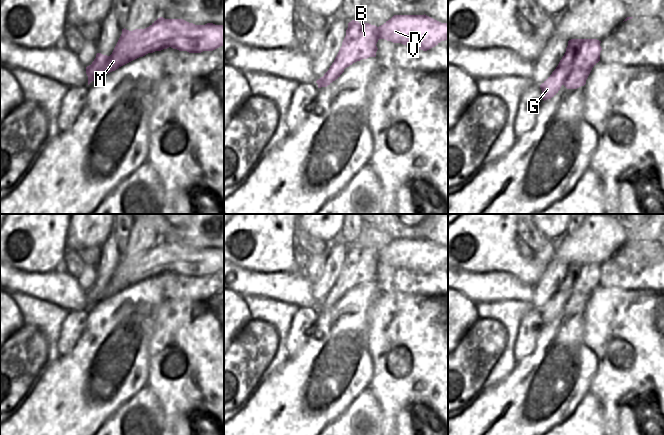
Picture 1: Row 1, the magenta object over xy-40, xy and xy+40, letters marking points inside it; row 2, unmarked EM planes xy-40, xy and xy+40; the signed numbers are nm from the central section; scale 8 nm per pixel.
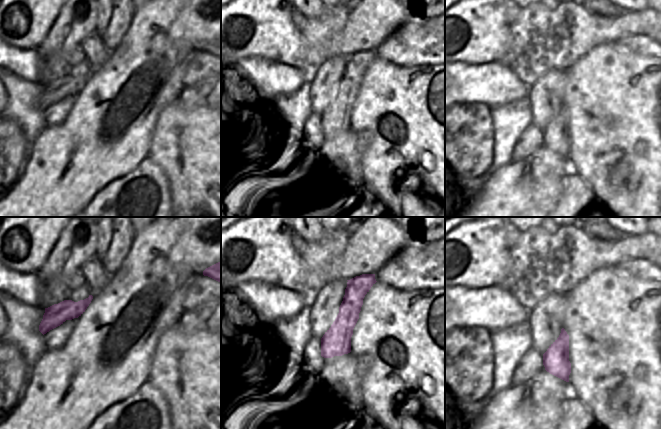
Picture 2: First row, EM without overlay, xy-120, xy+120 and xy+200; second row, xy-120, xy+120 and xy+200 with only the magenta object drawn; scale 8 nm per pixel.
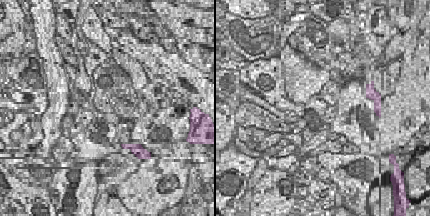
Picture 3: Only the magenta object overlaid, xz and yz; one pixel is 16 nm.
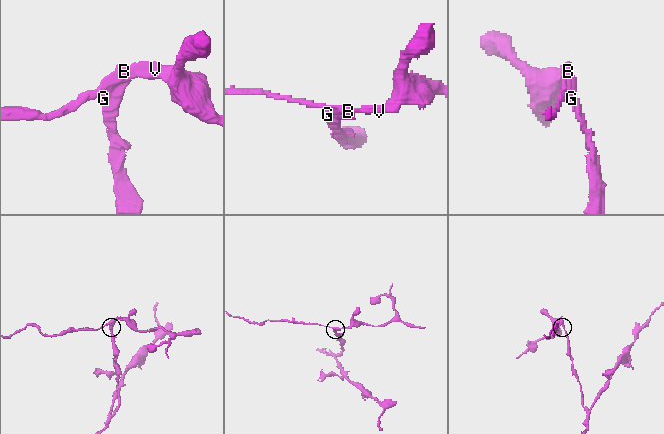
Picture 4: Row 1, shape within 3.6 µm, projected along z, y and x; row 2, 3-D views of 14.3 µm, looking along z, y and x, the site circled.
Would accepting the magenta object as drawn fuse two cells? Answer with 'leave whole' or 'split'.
split

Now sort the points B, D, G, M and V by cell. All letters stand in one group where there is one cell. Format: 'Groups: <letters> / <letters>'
Groups: B D M V / G

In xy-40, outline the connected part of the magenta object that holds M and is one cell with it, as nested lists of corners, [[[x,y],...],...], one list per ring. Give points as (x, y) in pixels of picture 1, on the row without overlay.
[[[160,241],[145,253],[122,253],[112,278],[107,280],[97,277],[92,288],[86,291],[88,309],[103,300],[105,295],[115,295],[148,277],[169,271],[189,277],[201,277],[213,275],[223,269],[224,249],[195,249],[183,243]]]

